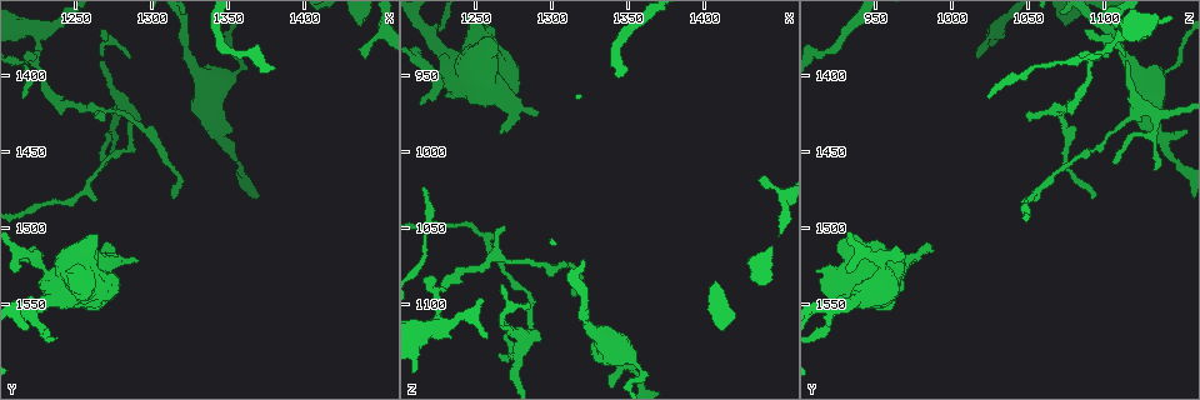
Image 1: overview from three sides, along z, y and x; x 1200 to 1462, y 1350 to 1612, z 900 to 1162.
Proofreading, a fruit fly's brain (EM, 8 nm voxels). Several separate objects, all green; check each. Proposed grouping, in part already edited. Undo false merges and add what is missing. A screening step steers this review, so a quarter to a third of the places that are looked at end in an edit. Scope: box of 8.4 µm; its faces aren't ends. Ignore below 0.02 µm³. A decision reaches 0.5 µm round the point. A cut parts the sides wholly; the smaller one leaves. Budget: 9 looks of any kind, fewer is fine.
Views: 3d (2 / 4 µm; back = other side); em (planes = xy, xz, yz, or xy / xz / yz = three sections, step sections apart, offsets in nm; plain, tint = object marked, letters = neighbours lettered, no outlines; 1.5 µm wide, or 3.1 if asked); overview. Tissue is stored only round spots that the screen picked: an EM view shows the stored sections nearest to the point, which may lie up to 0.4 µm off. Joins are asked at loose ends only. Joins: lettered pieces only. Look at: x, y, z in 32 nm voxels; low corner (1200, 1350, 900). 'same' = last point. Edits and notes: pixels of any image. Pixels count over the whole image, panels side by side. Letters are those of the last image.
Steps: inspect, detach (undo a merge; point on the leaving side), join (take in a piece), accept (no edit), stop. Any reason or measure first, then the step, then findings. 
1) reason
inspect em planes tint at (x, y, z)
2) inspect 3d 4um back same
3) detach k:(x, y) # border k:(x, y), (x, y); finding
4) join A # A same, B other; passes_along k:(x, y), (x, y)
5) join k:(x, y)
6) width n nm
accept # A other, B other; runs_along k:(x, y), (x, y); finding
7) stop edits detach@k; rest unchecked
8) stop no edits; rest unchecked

sudden change in width
inspect em yz step 4 letters at (1274, 1422, 1146)

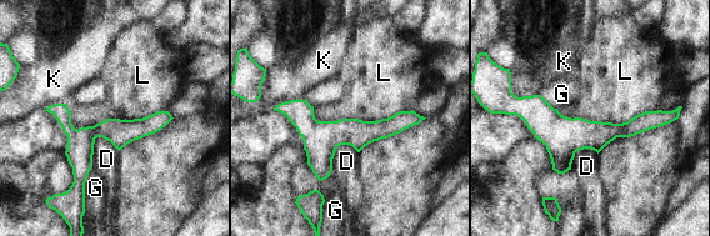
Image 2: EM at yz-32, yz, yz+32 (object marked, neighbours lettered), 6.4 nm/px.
accept # D other, G other, K other, L other; runs_along 2:(676, 113), (611, 131), (549, 115); all the same neuron

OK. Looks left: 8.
inspect 3d 4um at (1286, 1390, 1100)

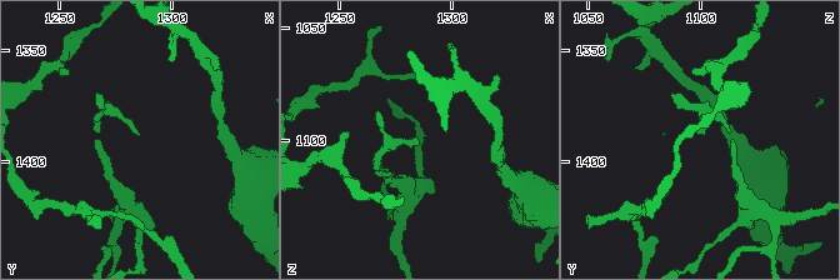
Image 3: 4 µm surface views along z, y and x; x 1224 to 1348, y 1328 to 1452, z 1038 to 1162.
now the EM
inspect em xy step 4 plain at (1285, 1389, 1101)

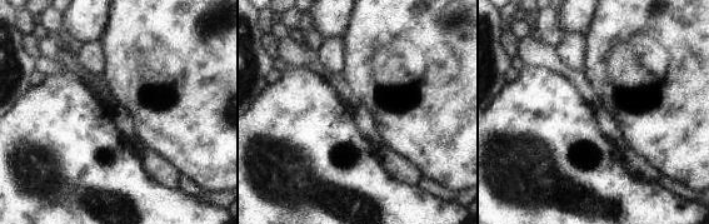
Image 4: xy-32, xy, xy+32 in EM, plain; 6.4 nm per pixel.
inspect em xy step 4 letters same

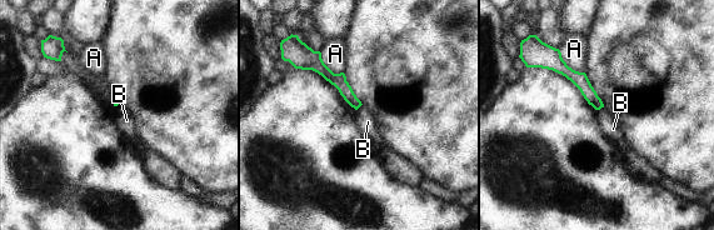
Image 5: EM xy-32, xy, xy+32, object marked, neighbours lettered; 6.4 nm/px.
accept # A other, B other; border 5:(362, 104), (356, 110); no lettered piece goes on from it

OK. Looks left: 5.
tapers out
inspect em planes plain at (1270, 1428, 1048)

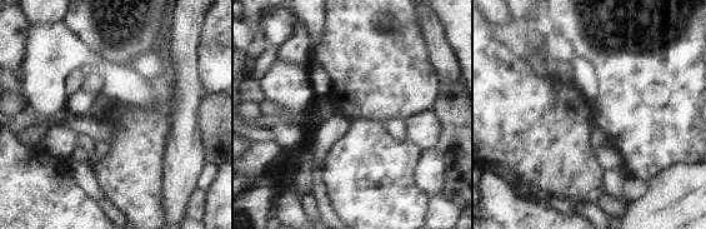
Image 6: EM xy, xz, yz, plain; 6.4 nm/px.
inspect em planes letters same

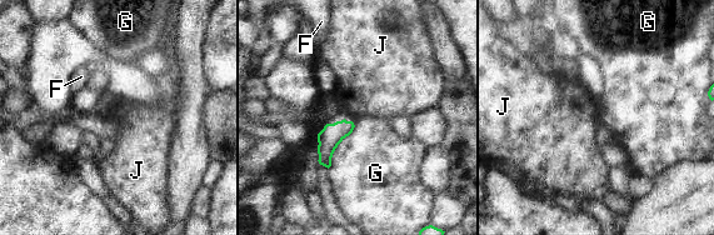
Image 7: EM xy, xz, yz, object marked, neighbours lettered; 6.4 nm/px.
accept # F other, G other, J other; border 7:(344, 119), (353, 123); none of them fits

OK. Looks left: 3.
long arm stops here
inspect em planes letters at (1314, 1480, 1092)

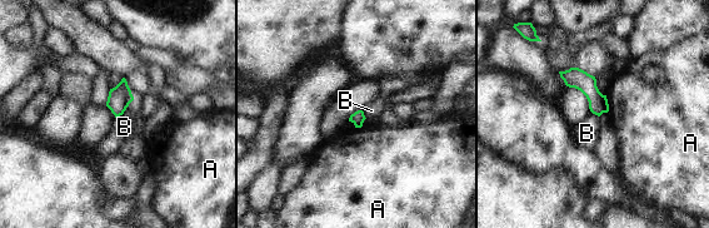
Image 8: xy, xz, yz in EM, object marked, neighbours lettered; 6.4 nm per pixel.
width 90 nm
accept # A other, B other; no lettered piece goes on from it

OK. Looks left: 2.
stop no edits; rest unchecked

